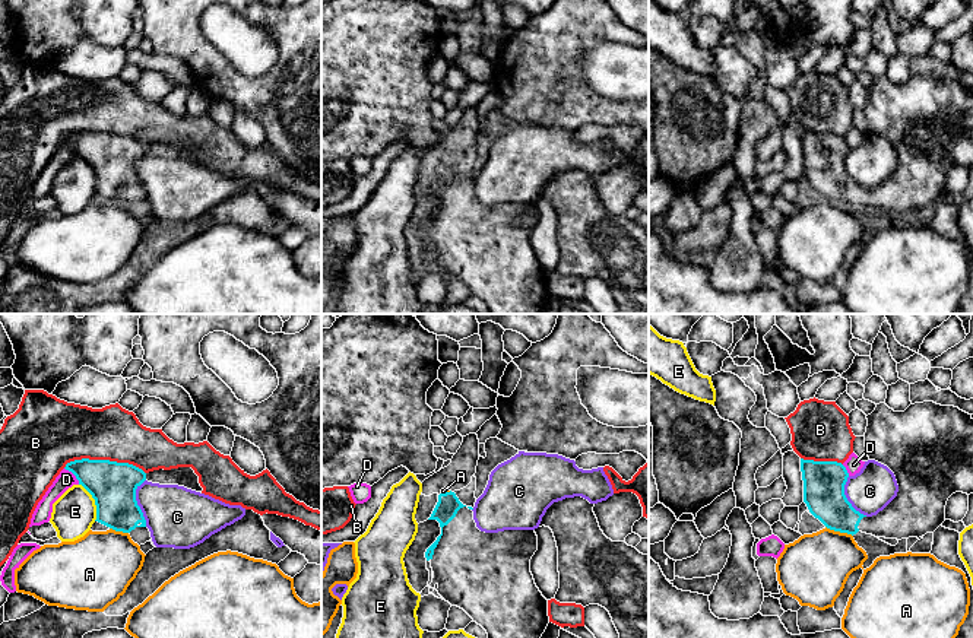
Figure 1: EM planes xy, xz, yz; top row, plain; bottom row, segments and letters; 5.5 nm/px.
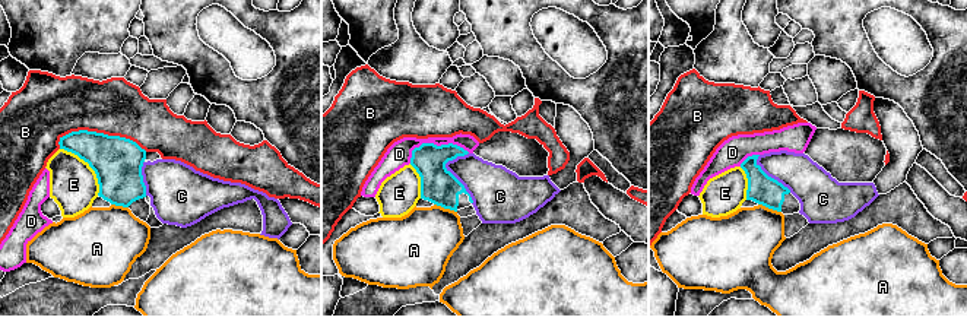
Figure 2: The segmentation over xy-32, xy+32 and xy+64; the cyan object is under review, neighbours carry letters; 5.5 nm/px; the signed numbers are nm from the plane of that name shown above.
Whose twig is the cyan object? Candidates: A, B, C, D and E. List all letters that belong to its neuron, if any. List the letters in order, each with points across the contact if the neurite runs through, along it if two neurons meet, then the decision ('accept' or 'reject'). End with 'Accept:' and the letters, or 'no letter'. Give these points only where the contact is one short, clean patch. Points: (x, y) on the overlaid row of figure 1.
A: along yz (826, 526), (852, 536) | reject
B: reject
C: reject
D: reject
E: reject
Accept: no letter

